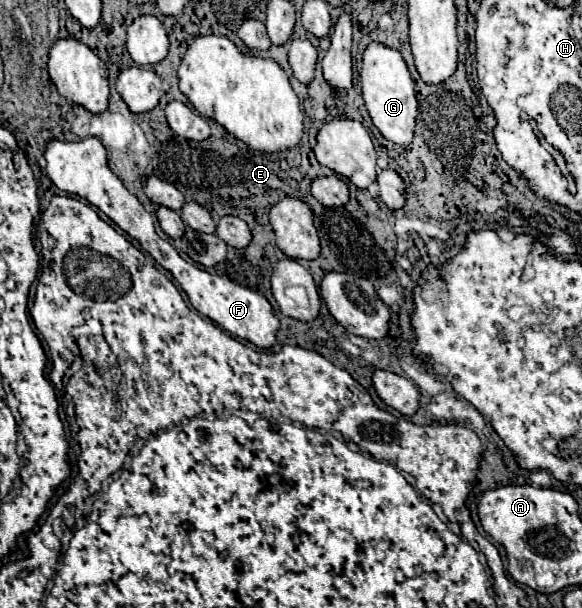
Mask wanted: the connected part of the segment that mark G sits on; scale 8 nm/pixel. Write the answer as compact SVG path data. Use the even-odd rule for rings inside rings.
M371 42L363 54L363 66L359 76L361 76L363 100L373 124L387 140L403 146L409 144L413 140L413 128L419 104L415 98L415 82L407 70L401 52L379 42Z

